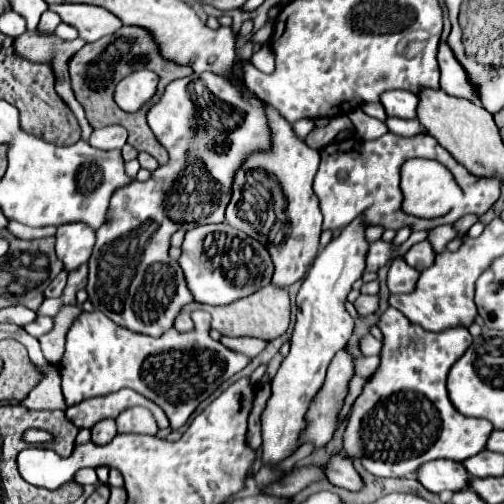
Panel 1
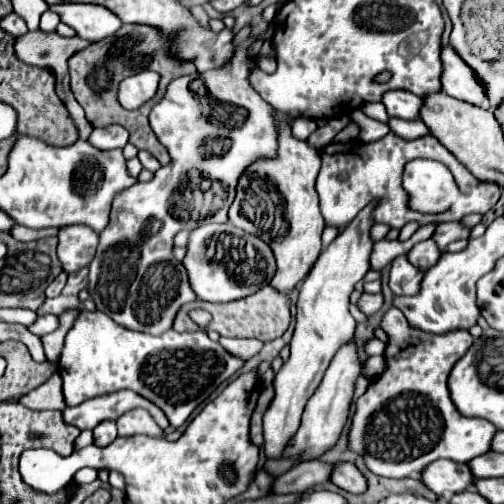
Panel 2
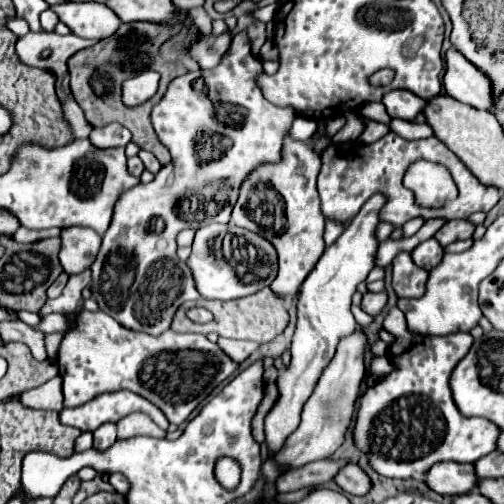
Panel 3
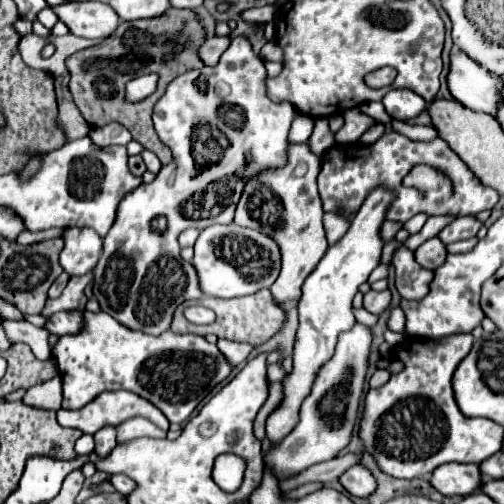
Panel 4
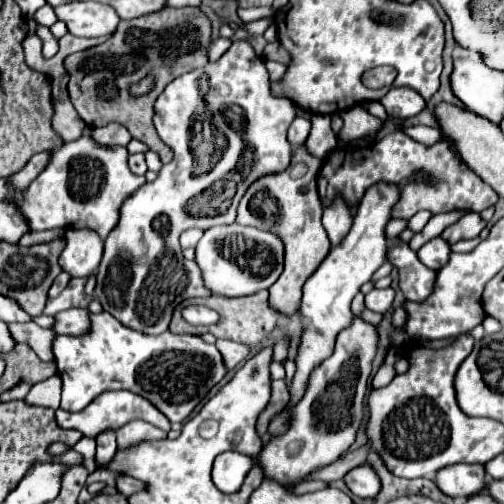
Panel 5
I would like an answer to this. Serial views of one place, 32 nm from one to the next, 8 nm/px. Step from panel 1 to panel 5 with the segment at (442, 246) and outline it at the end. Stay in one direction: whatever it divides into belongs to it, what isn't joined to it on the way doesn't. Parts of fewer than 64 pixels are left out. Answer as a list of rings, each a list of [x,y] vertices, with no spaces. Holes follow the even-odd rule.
[[[470,212],[464,218],[460,218],[456,224],[446,228],[442,232],[442,238],[446,242],[450,242],[450,244],[456,244],[456,242],[466,240],[466,238],[476,238],[484,228],[486,228],[486,222],[480,218],[480,214],[478,212]]]

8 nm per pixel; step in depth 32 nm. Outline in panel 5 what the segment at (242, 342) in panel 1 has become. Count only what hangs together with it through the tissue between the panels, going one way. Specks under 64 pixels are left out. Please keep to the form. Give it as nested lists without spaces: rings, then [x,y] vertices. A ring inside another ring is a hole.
[[[216,340],[216,348],[220,350],[222,360],[224,360],[224,366],[226,366],[226,370],[228,370],[226,378],[222,380],[222,382],[226,382],[226,380],[230,380],[230,376],[234,374],[236,366],[242,364],[242,362],[248,358],[250,348],[248,348],[246,344],[238,344],[238,342],[232,342],[232,340]]]

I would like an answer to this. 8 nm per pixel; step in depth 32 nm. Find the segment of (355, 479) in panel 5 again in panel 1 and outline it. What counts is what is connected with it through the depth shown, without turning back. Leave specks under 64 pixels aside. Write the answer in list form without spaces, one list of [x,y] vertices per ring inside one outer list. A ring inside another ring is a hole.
[[[336,456],[326,466],[328,466],[326,468],[326,478],[334,486],[344,488],[344,490],[350,490],[350,492],[360,492],[360,488],[364,488],[364,480],[356,472],[356,468],[352,466],[352,460],[346,460],[346,458]]]

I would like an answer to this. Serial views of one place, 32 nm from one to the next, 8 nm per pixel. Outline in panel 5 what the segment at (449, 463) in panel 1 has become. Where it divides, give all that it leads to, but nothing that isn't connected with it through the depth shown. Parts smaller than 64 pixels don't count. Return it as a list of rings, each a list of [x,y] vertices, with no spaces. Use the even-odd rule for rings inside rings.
[[[454,464],[438,472],[436,484],[444,494],[452,498],[468,498],[486,490],[488,474],[482,464]]]

